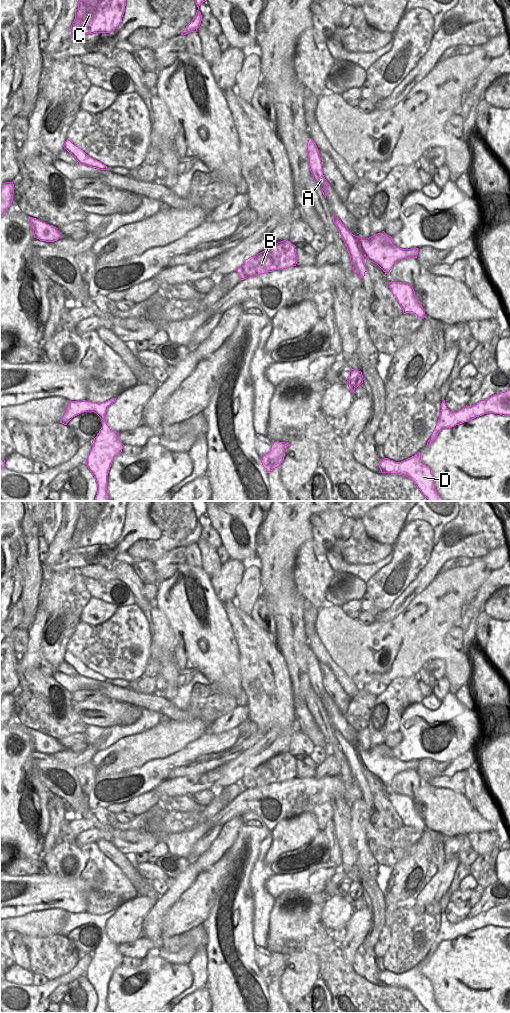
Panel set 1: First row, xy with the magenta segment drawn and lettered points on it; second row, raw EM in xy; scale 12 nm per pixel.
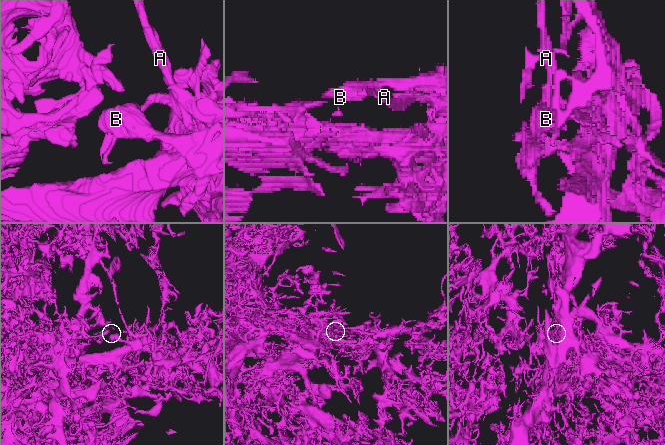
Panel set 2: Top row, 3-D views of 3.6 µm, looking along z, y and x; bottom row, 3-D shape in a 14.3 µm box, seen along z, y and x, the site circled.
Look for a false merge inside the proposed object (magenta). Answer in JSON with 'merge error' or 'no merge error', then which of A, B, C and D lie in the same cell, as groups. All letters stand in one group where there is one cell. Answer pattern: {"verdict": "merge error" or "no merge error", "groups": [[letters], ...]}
{"verdict": "merge error", "groups": [["A"], ["B", "C", "D"]]}

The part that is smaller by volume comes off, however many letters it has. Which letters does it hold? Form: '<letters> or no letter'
A.

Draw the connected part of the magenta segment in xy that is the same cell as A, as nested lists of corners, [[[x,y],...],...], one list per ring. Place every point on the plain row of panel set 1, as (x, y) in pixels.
[[[311,650],[307,654],[307,667],[309,669],[309,680],[313,687],[313,692],[318,696],[326,710],[327,700],[330,698],[330,696],[327,694],[323,687],[319,662]]]

